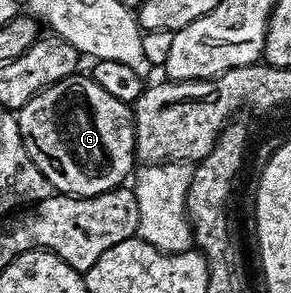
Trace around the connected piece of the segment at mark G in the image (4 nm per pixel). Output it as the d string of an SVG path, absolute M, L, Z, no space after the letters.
M73 75L53 85L47 85L18 110L16 122L22 135L22 143L34 159L38 171L46 175L53 190L60 195L93 197L111 189L121 188L129 180L137 164L135 151L135 119L133 106L114 99L110 91L102 91L90 75Z

